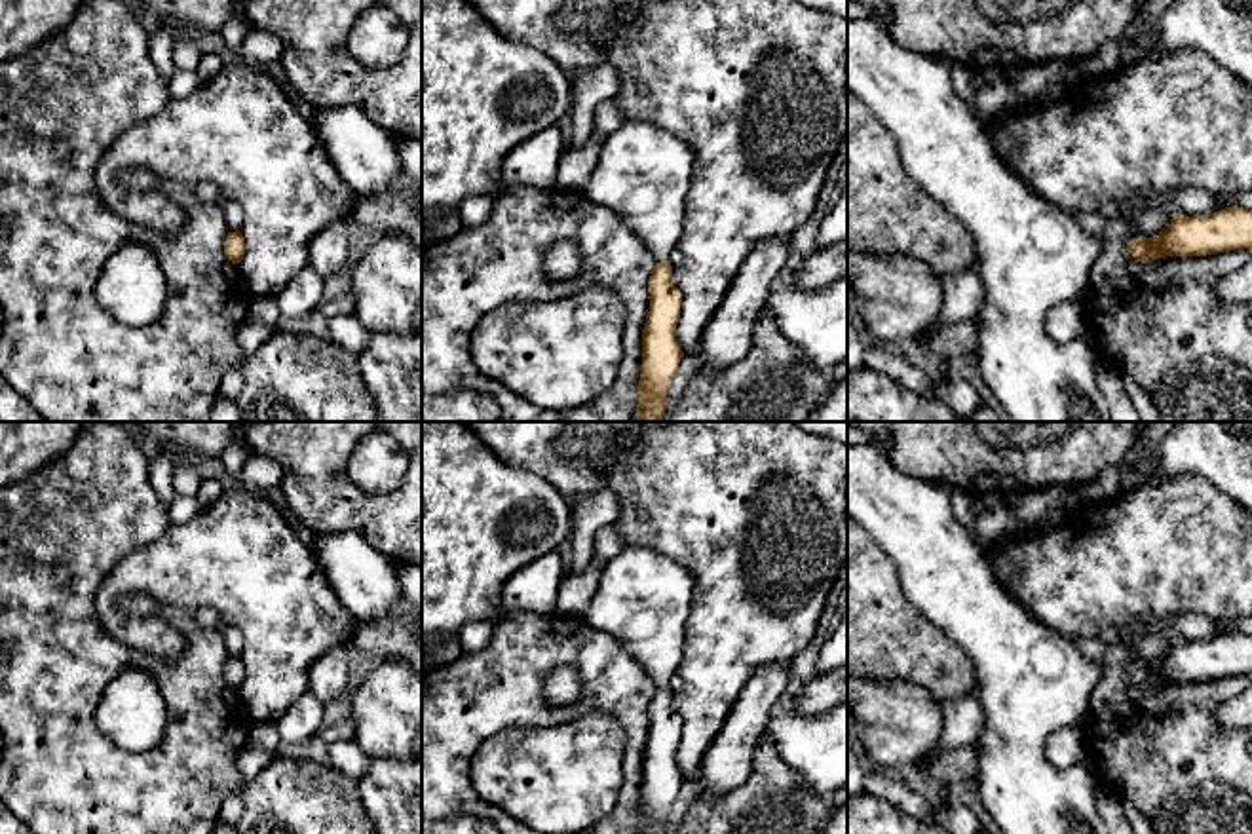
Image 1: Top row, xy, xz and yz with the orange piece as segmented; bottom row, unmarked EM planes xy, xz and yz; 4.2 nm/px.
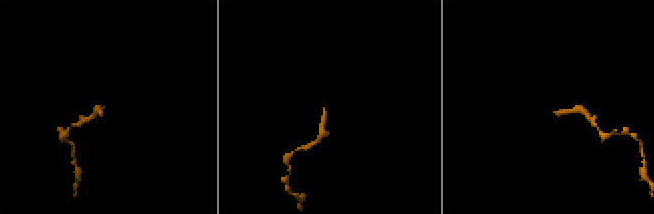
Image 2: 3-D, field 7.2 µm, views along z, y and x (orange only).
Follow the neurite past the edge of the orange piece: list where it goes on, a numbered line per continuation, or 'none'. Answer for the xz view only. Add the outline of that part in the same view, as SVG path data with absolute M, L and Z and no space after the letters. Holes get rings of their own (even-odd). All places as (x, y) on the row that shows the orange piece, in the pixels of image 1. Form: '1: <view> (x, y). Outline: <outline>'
1: xz (643, 173). Outline: M627 120L604 137L583 194L614 211L657 262L676 249L693 150L663 127Z

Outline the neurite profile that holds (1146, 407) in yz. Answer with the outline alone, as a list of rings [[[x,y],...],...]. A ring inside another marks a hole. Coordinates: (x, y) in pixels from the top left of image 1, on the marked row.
[[[1119,372],[1119,378],[1142,422],[1163,422],[1155,401],[1132,380],[1132,376],[1129,372]]]

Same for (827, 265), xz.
[[[847,237],[821,247],[794,272],[794,285],[802,291],[819,291],[847,275]]]

